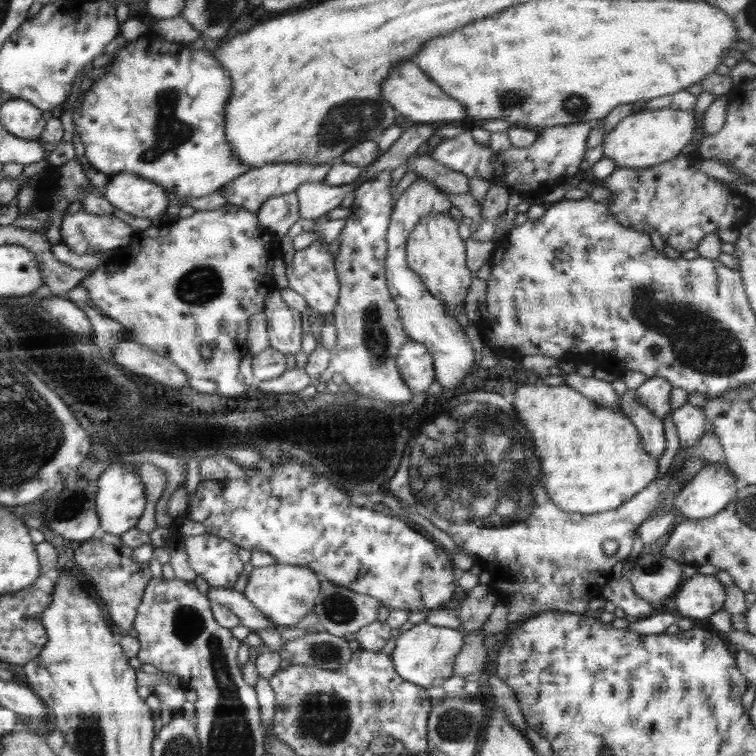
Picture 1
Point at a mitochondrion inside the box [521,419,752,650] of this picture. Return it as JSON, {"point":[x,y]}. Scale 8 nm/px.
{"point":[651,567]}

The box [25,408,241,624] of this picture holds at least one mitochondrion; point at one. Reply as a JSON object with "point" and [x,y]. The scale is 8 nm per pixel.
{"point":[70,505]}

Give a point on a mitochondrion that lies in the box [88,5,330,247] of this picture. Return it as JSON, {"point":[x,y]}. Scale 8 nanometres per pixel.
{"point":[172,129]}

